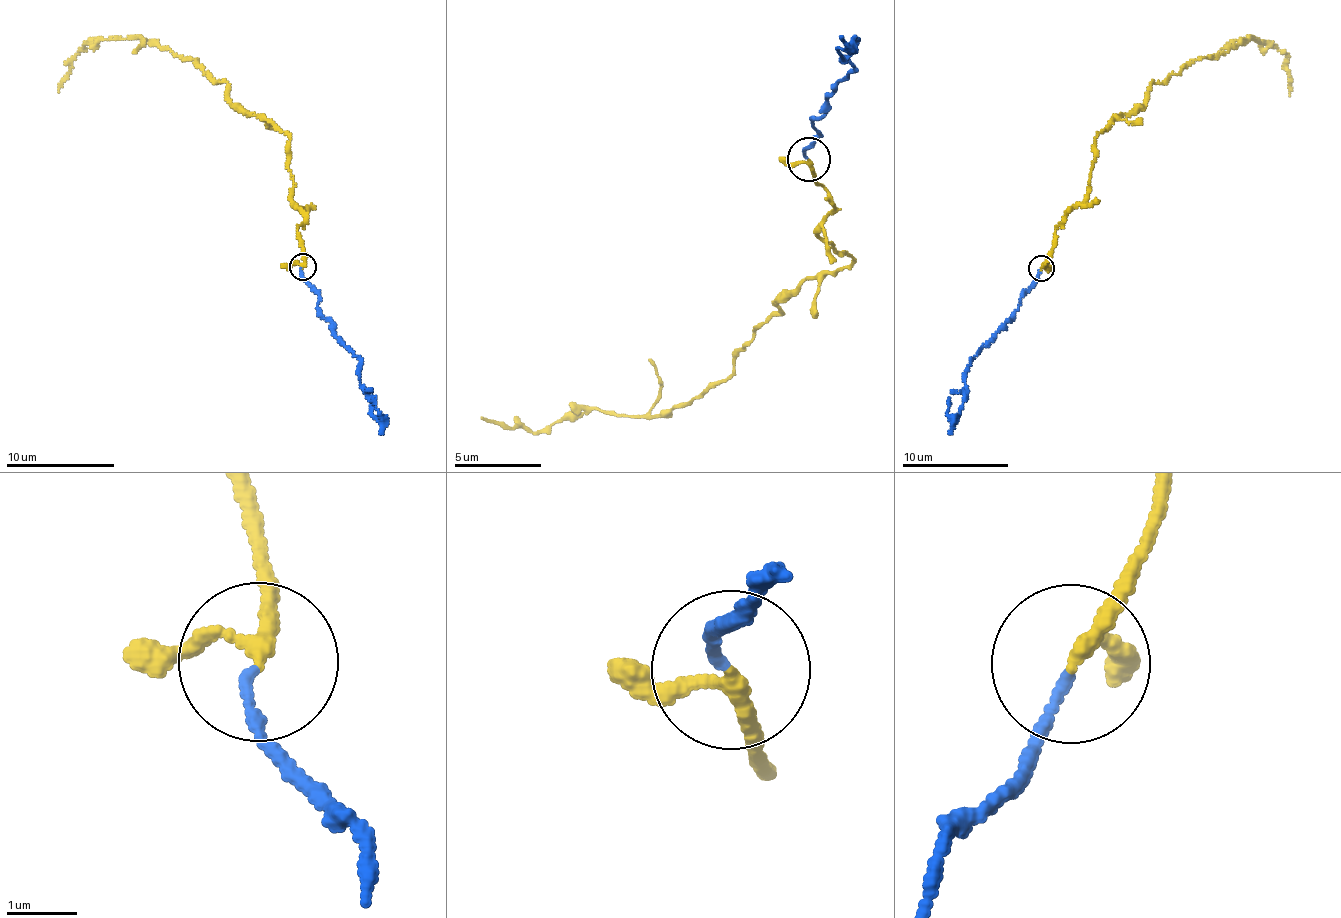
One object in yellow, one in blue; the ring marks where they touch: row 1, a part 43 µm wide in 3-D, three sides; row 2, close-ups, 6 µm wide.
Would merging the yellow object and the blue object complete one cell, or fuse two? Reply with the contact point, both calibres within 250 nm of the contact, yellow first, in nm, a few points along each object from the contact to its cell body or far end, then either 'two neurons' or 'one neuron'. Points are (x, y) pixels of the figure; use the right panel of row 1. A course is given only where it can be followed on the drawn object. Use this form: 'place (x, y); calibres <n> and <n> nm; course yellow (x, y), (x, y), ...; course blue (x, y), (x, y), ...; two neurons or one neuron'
place (1041, 268); calibres 180 and 130 nm; course yellow (1041, 267), (1063, 217), (1087, 197), (1094, 137), (1137, 108), (1152, 82), (1250, 38), (1287, 59), (1289, 95); course blue (1041, 270), (1021, 297), (1018, 310), (981, 346), (971, 363), (958, 416), (947, 413), (949, 398); one neuron

